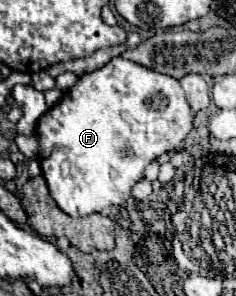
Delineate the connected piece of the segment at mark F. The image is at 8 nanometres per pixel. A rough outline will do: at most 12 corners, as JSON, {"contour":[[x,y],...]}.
{"contour":[[113,57],[35,125],[71,217],[123,205],[193,129],[180,80]]}

